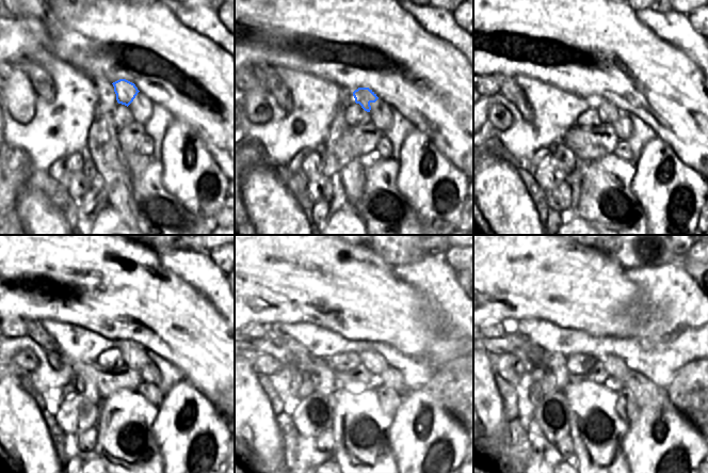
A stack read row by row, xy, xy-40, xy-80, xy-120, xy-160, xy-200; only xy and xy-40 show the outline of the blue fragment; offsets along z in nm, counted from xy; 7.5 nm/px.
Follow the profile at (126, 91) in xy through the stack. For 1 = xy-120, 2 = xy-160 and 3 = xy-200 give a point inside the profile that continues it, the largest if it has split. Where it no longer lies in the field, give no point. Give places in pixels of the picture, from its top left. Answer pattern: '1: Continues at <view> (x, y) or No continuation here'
1: Continues at xy-120 (133, 355)
2: Continues at xy-160 (375, 363)
3: Continues at xy-200 (617, 372)

